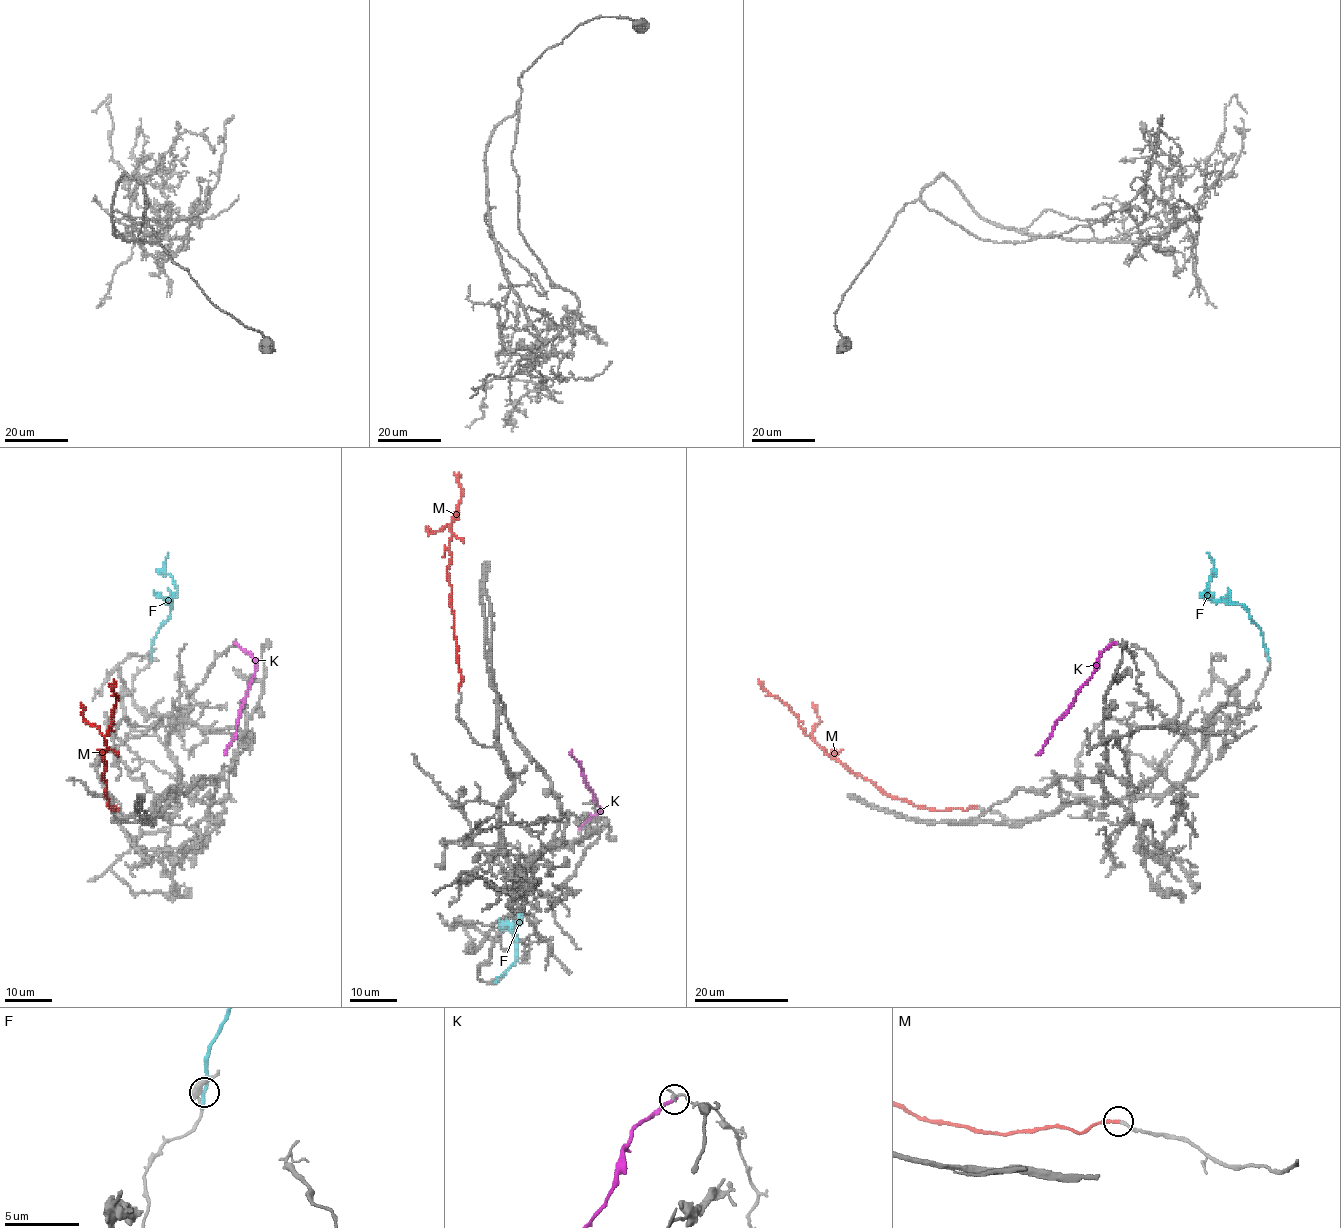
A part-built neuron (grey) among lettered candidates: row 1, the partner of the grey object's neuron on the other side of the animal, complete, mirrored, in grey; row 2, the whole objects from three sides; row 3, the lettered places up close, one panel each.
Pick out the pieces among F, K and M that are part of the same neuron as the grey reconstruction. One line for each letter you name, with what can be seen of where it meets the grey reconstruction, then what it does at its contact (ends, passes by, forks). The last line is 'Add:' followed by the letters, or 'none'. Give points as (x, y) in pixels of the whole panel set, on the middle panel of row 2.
M: contact (459, 691); it ends
Add: M

